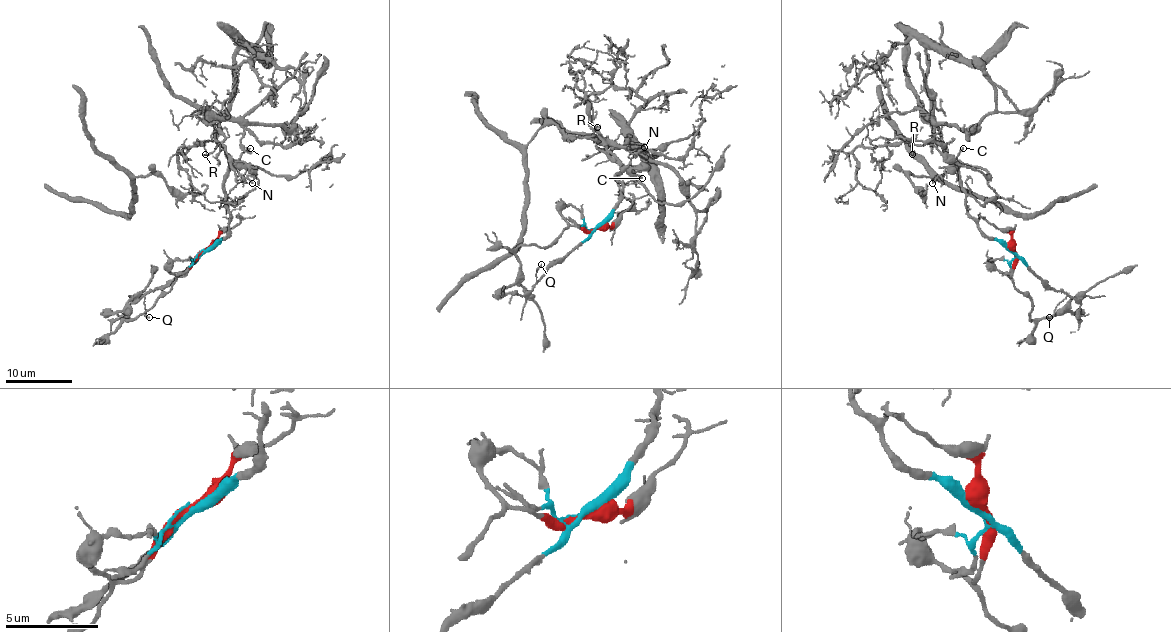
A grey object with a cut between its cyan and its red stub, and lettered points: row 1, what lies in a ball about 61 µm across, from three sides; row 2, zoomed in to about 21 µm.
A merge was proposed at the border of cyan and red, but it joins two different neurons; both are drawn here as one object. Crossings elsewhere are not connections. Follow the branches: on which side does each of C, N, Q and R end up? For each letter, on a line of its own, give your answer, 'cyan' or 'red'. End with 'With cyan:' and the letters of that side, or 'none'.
C: cyan
N: cyan
Q: cyan
R: cyan
With cyan: C, N, Q, R

